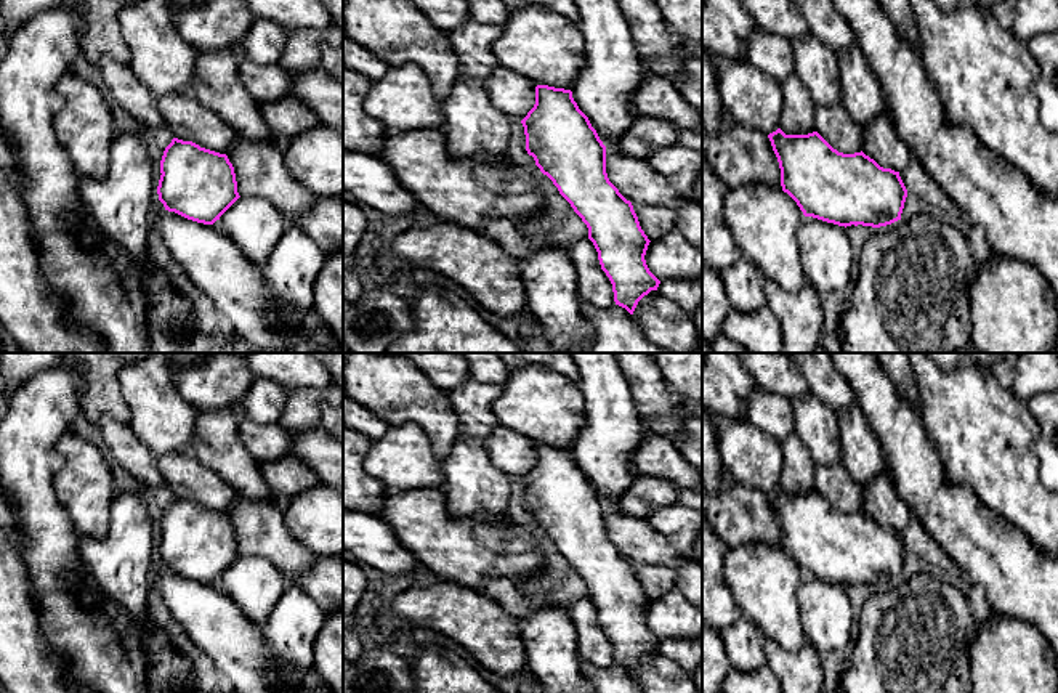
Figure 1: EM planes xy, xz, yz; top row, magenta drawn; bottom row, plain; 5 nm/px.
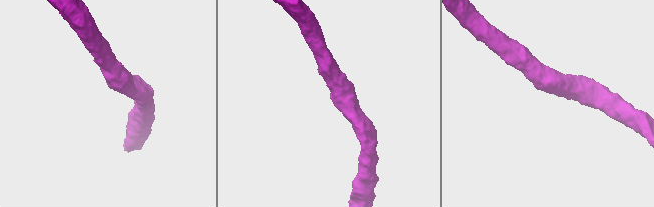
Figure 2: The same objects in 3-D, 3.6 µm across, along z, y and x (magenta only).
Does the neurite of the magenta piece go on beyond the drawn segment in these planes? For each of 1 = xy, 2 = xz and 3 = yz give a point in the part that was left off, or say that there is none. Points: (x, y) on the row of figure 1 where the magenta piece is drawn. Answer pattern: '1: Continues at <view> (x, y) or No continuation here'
1: No continuation here
2: No continuation here
3: No continuation here

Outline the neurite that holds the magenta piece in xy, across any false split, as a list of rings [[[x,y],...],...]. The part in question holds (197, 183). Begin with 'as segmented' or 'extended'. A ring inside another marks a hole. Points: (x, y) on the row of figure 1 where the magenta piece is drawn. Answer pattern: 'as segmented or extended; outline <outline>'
as segmented; outline [[[173,138],[160,160],[159,201],[165,210],[213,225],[240,197],[234,167],[220,154]]]

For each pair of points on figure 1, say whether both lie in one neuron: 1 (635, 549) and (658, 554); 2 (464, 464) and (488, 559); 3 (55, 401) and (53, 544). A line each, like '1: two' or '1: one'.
1: one
2: two
3: one

